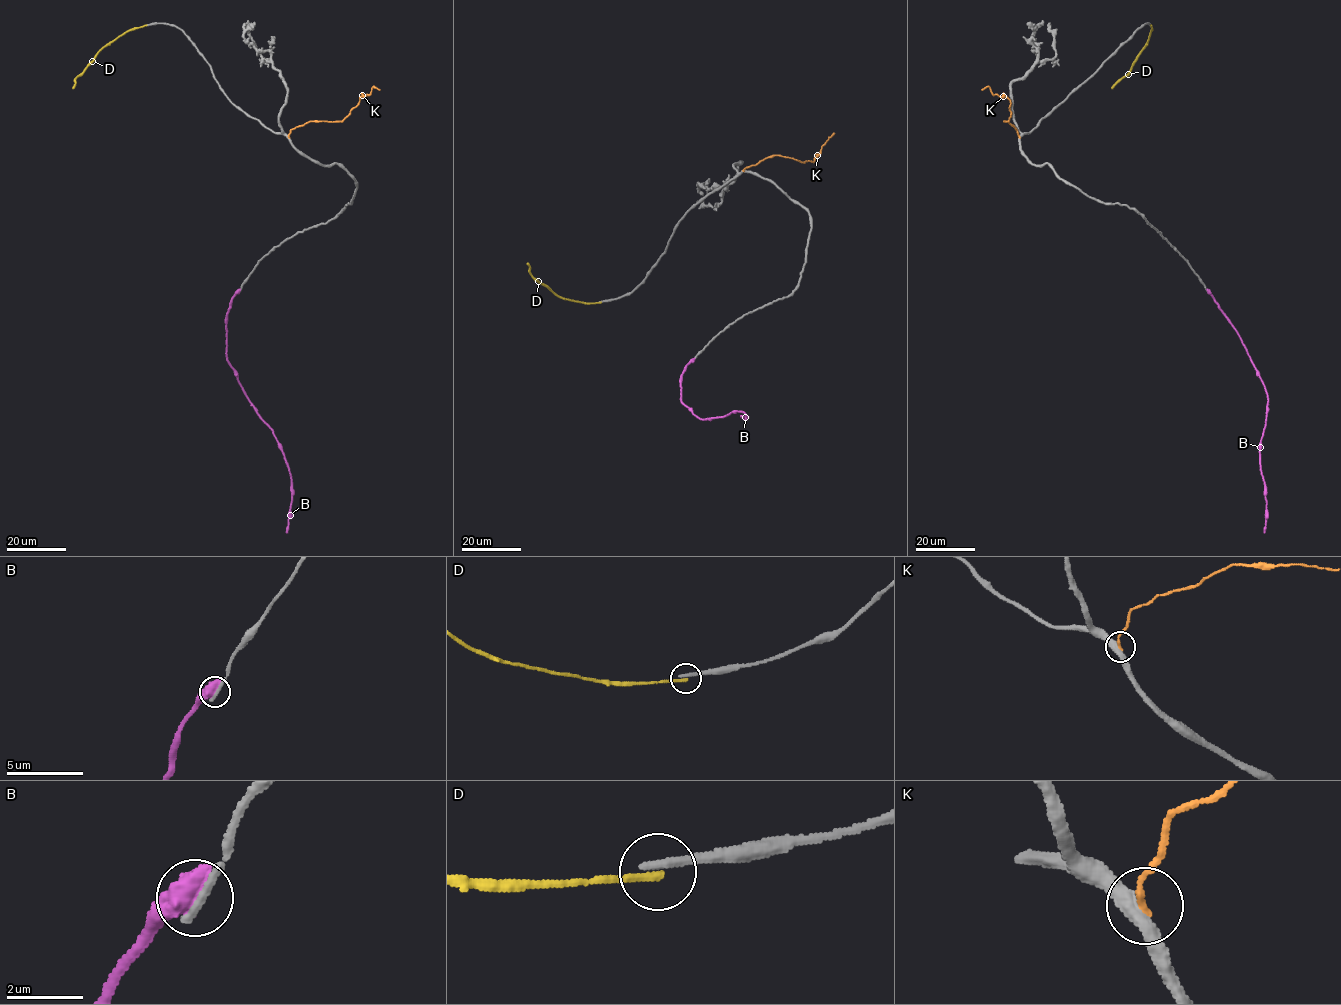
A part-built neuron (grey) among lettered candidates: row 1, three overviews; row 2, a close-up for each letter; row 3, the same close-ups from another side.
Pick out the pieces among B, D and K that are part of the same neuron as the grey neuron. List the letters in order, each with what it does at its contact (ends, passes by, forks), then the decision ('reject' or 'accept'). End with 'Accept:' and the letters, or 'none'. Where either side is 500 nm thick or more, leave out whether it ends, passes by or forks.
B: reject
D: it ends | reject
K: it ends | reject
Accept: none

